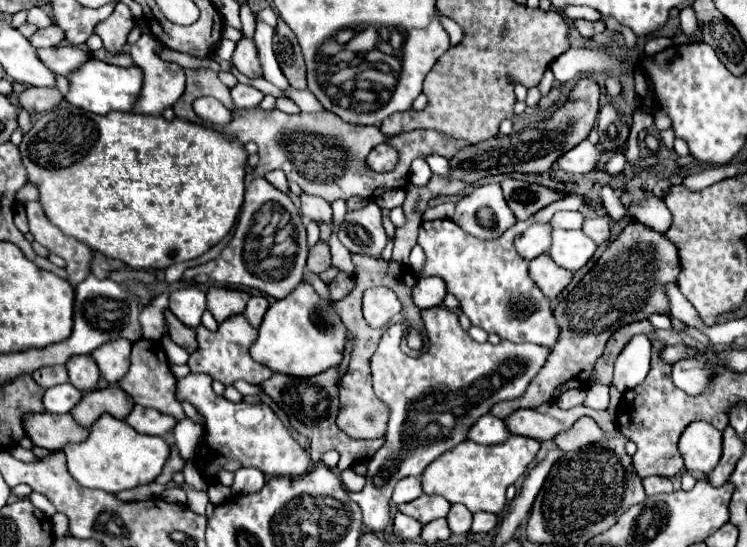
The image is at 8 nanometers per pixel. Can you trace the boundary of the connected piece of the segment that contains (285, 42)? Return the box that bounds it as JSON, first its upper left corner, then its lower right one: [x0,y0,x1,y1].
[274,19,306,89]

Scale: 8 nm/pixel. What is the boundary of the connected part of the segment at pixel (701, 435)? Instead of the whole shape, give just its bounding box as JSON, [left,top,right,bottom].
[678,421,722,473]

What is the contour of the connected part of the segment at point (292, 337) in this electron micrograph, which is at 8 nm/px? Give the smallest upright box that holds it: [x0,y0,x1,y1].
[250,283,346,377]

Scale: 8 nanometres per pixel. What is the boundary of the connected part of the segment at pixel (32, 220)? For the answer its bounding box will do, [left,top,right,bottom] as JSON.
[24,201,92,285]

